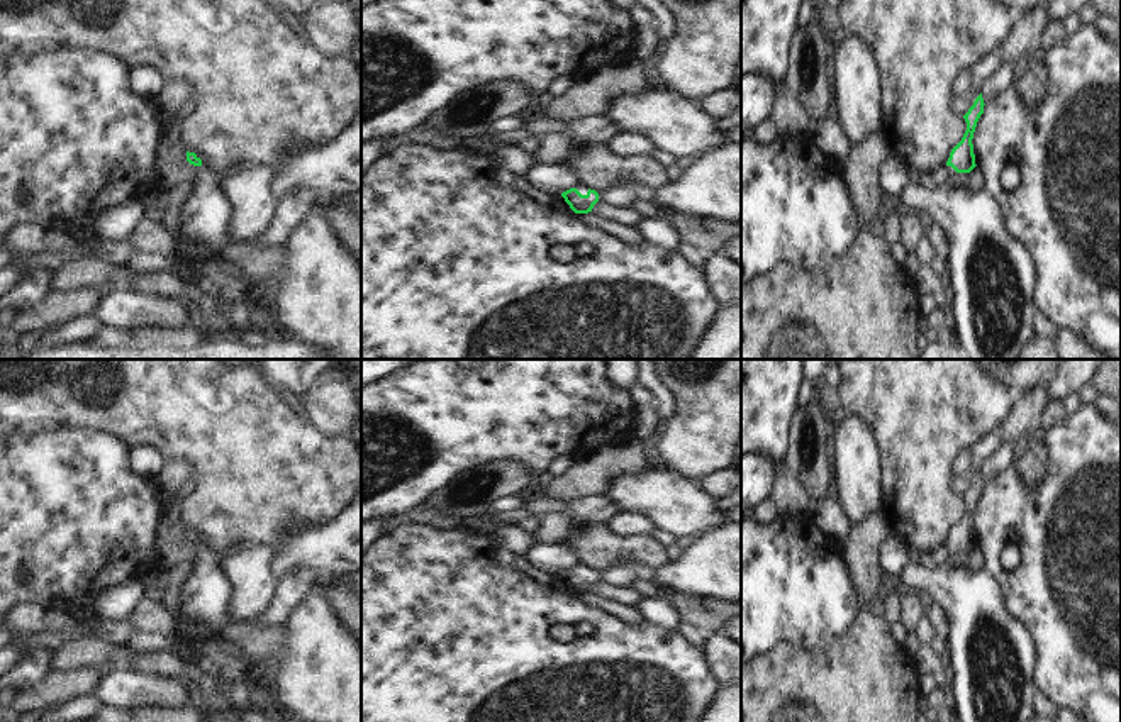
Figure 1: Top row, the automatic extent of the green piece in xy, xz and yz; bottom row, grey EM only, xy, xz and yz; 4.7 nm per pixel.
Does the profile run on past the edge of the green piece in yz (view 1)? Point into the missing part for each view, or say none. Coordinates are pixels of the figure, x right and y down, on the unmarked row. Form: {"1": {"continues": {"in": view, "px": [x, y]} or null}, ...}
{"1": {"continues": {"in": "yz", "px": [992, 655]}}}

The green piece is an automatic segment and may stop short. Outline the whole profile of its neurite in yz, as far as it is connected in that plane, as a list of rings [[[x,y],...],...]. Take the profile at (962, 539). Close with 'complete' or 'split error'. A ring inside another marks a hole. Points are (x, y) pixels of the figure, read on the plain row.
[[[980,473],[963,495],[967,510],[946,541],[946,563],[933,569],[909,563],[901,578],[928,602],[938,603],[950,624],[946,649],[953,666],[956,722],[1029,722],[1036,715],[1035,693],[1038,691],[1031,632],[1009,614],[1001,585],[987,569],[972,569],[958,563],[960,553],[970,553],[977,546],[972,519],[984,485]]]; split error

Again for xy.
[[[187,530],[187,541],[197,547],[197,559],[178,593],[181,615],[222,639],[231,625],[227,615],[232,605],[232,586],[220,564],[222,556],[204,546],[195,532]]]; split error

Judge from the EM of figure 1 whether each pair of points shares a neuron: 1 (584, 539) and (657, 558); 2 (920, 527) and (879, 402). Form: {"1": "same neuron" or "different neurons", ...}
{"1": "same neuron", "2": "same neuron"}

